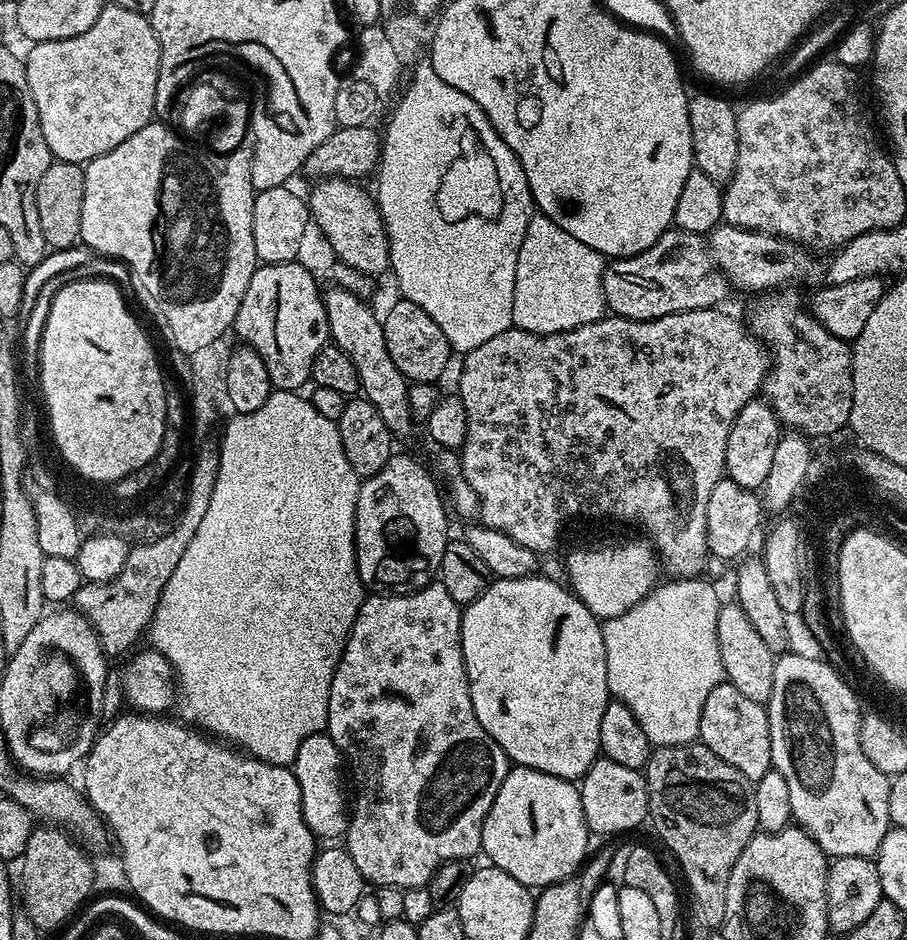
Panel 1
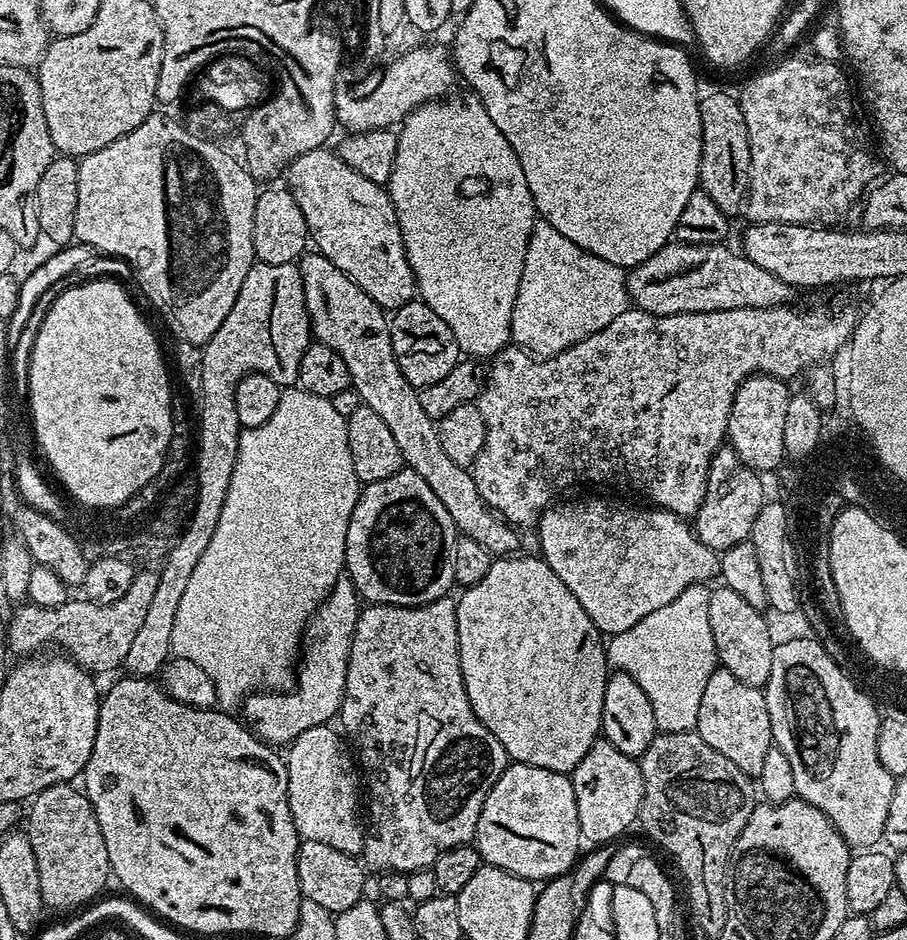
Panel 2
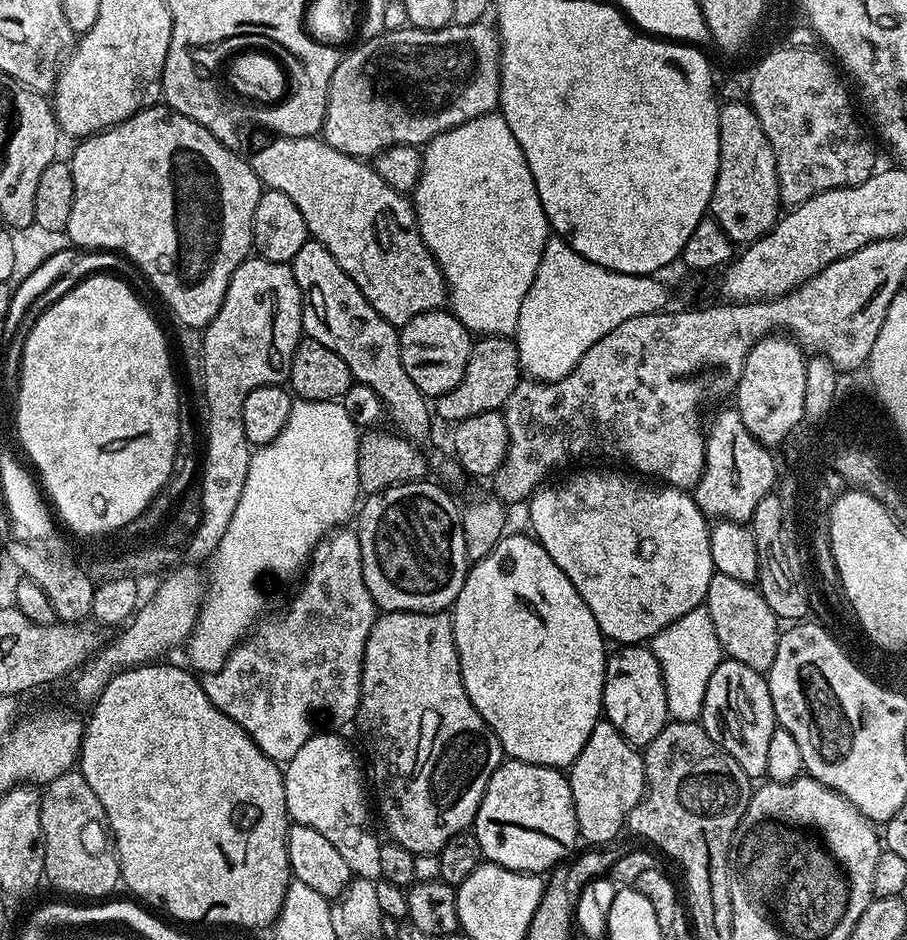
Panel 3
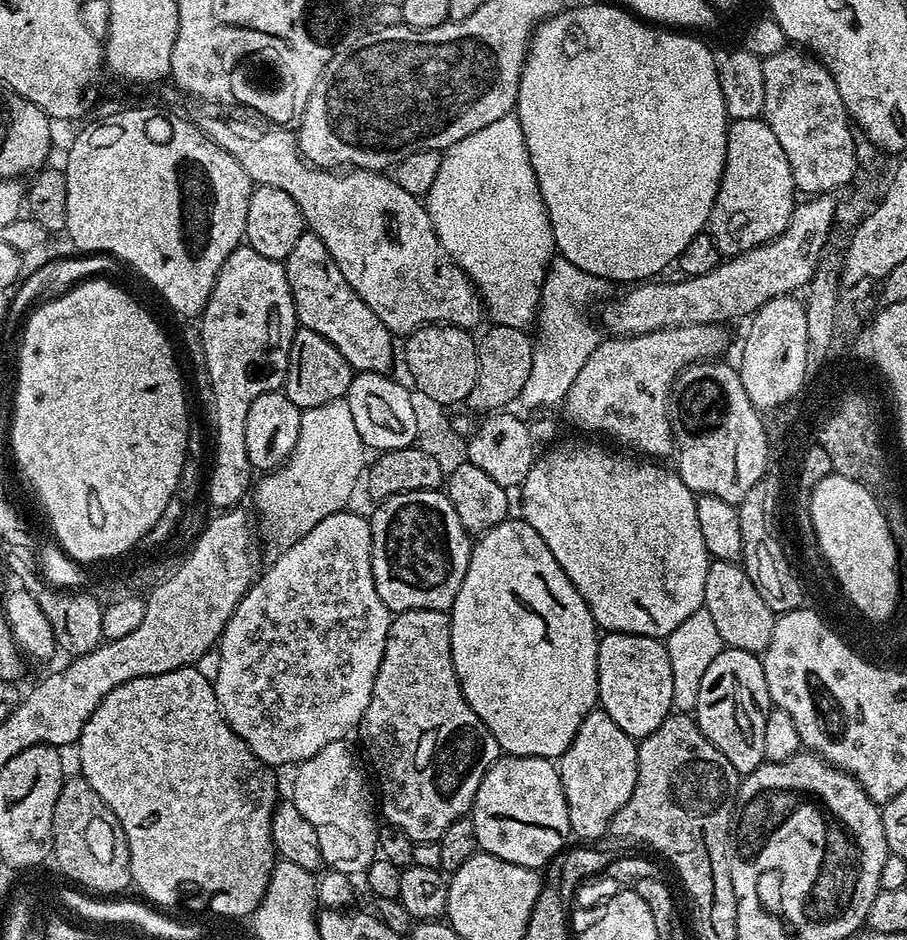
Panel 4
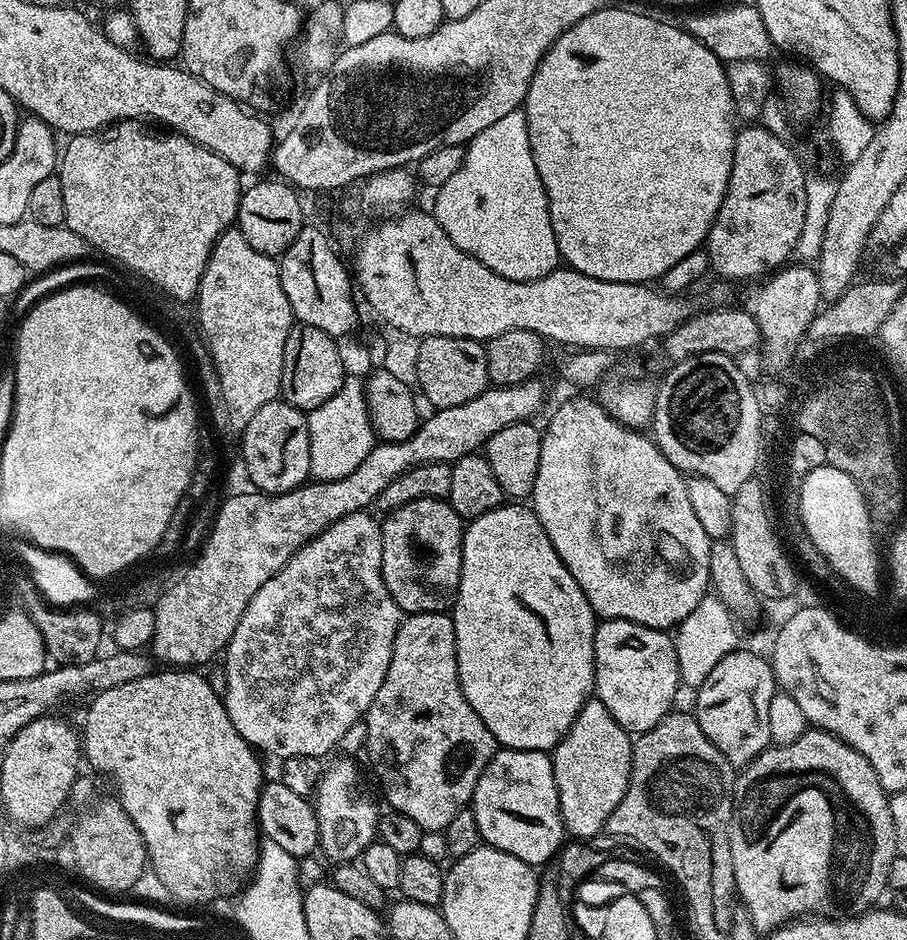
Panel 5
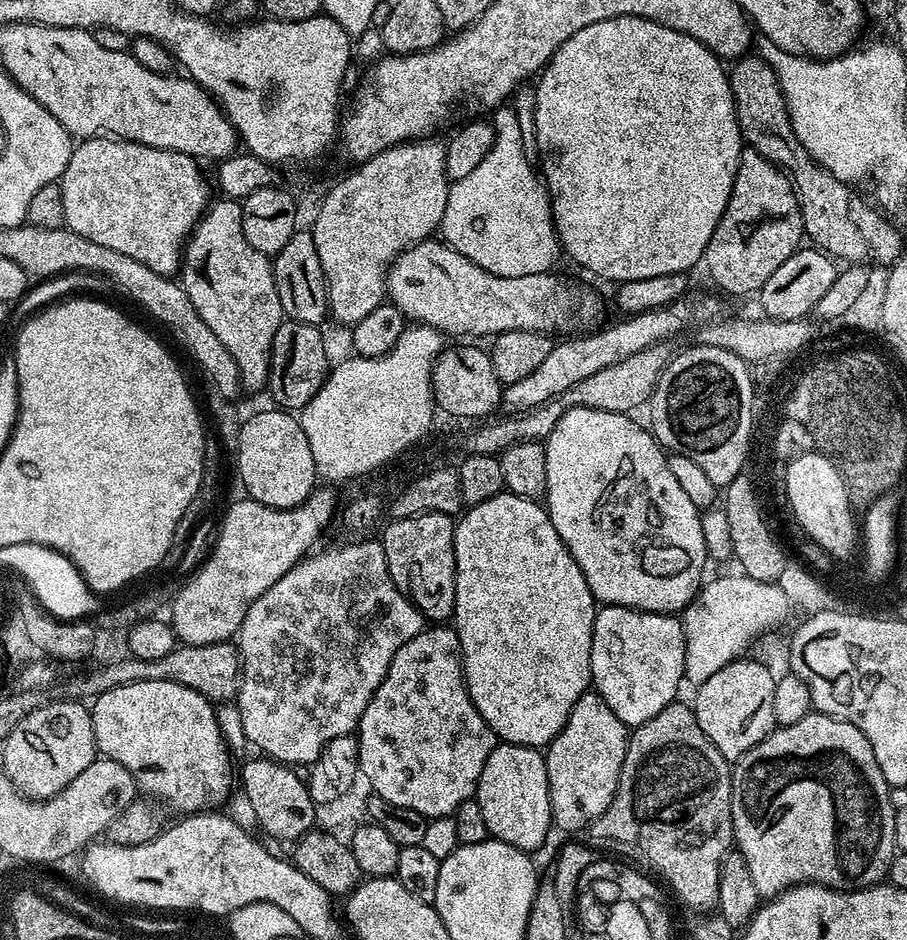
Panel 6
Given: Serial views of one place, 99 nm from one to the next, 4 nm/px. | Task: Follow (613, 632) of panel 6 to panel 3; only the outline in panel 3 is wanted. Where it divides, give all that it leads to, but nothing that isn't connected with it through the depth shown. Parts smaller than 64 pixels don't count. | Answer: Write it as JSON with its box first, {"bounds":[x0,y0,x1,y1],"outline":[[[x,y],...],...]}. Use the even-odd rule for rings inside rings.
{"bounds":[603,646,669,750],"outline":[[[620,646],[617,652],[604,662],[603,719],[612,724],[626,738],[626,742],[637,750],[648,747],[649,742],[669,723],[666,706],[664,679],[660,674],[660,663],[646,646]]]}

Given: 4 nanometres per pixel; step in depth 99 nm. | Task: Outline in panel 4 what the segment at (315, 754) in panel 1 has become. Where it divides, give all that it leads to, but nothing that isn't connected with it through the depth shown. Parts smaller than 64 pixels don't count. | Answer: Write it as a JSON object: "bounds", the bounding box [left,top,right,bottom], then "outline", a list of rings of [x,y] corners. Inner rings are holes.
{"bounds":[290,739,380,876],"outline":[[[347,739],[330,742],[330,746],[324,746],[313,758],[300,762],[295,769],[290,802],[316,828],[324,864],[340,873],[357,876],[367,873],[377,859],[380,822],[365,761],[348,743]]]}

